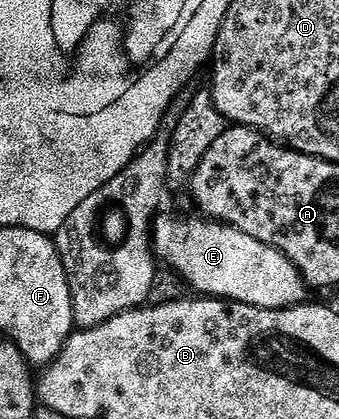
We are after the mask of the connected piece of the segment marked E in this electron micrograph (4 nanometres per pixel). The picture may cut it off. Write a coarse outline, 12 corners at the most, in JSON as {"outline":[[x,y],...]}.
{"outline":[[157,216],[156,257],[204,297],[305,304],[282,252],[221,222]]}

